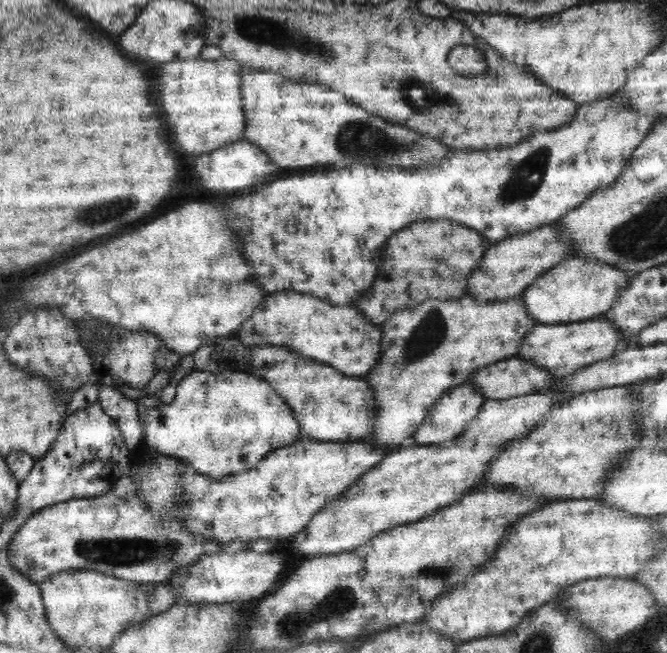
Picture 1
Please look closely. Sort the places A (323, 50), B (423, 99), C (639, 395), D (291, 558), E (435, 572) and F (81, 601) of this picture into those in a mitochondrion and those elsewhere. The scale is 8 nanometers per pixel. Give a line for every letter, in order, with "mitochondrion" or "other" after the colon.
A: mitochondrion
B: mitochondrion
C: other
D: other
E: mitochondrion
F: other

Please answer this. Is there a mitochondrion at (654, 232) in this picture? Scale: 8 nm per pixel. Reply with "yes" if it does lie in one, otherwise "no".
yes

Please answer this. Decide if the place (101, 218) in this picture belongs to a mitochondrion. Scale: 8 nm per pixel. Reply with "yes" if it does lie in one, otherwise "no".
yes

